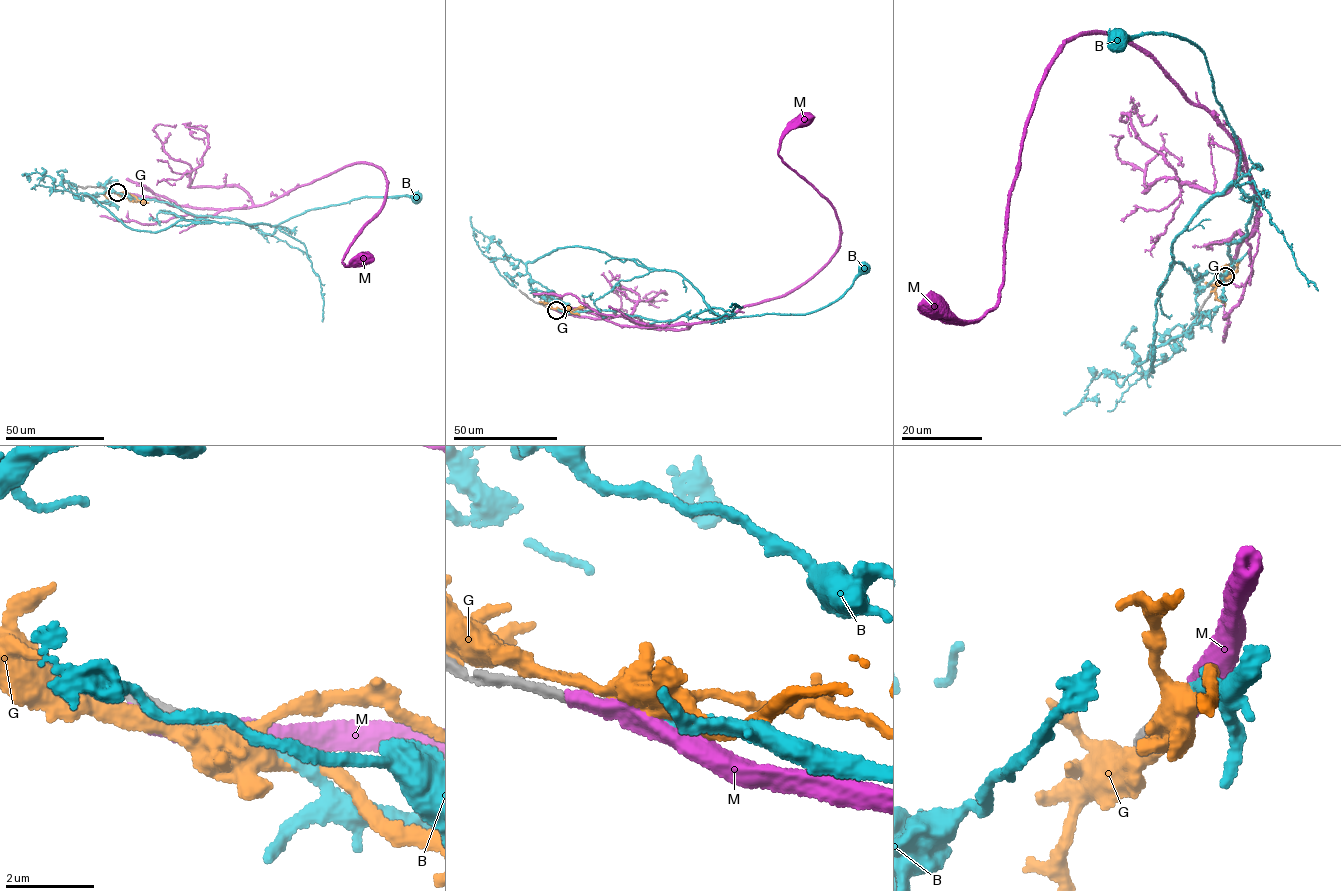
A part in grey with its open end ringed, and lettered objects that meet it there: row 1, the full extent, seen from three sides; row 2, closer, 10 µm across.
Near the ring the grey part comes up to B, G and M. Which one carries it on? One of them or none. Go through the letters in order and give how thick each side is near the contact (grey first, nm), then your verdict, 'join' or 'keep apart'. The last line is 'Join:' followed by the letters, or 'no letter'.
B: calibres 180 and 220 nm; join
G: calibres 200 and 360 nm; keep apart
M: calibres 280 and 480 nm; keep apart
Join: B

